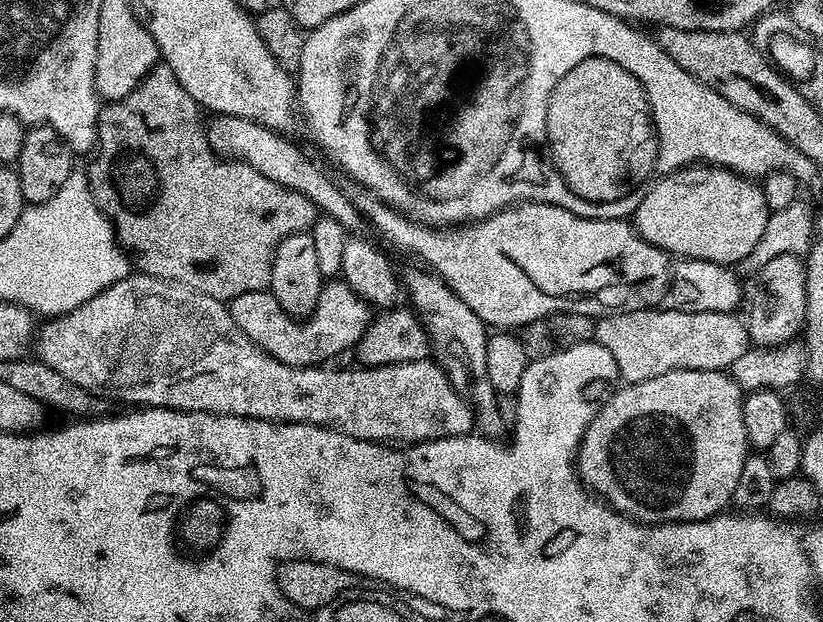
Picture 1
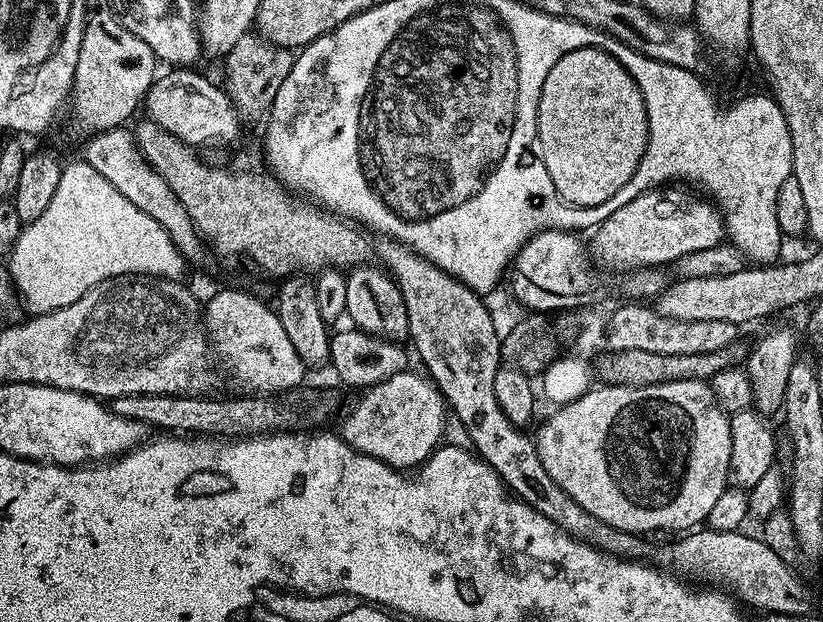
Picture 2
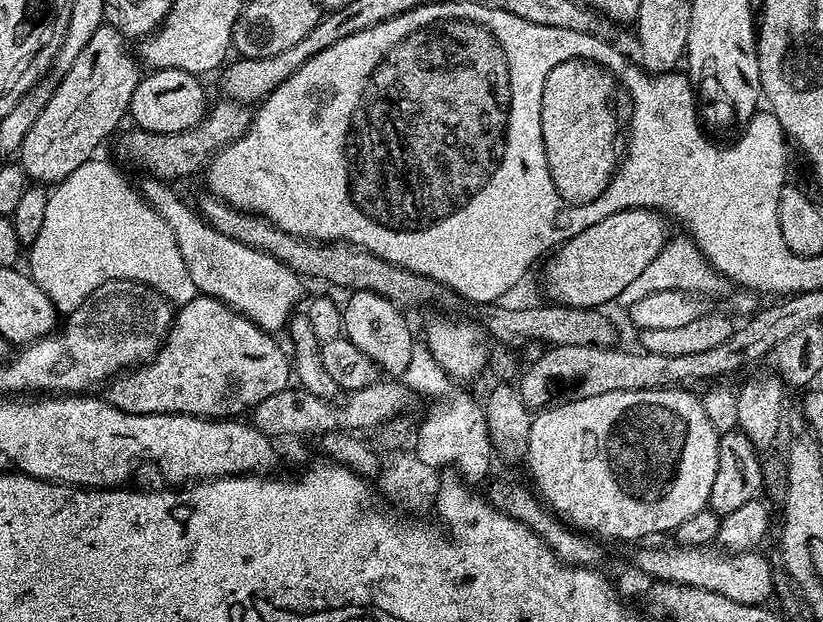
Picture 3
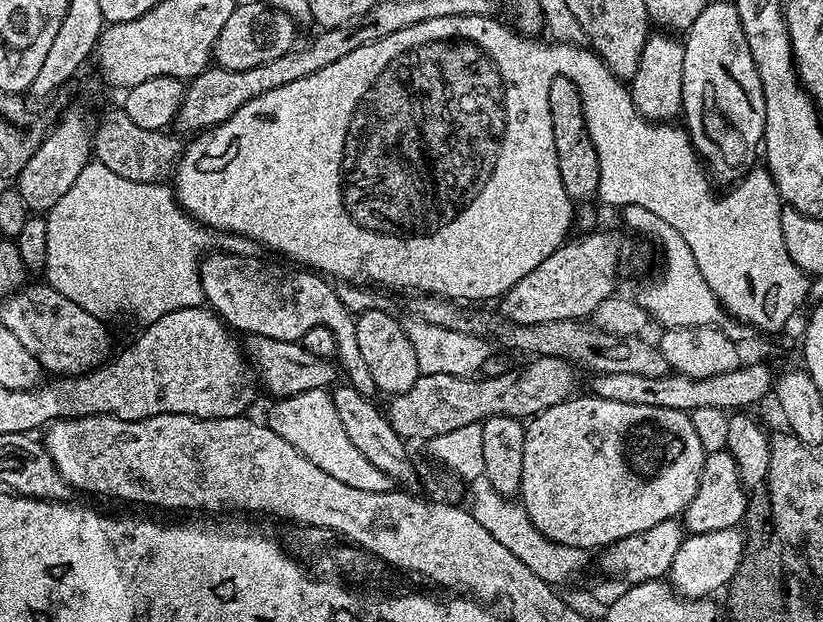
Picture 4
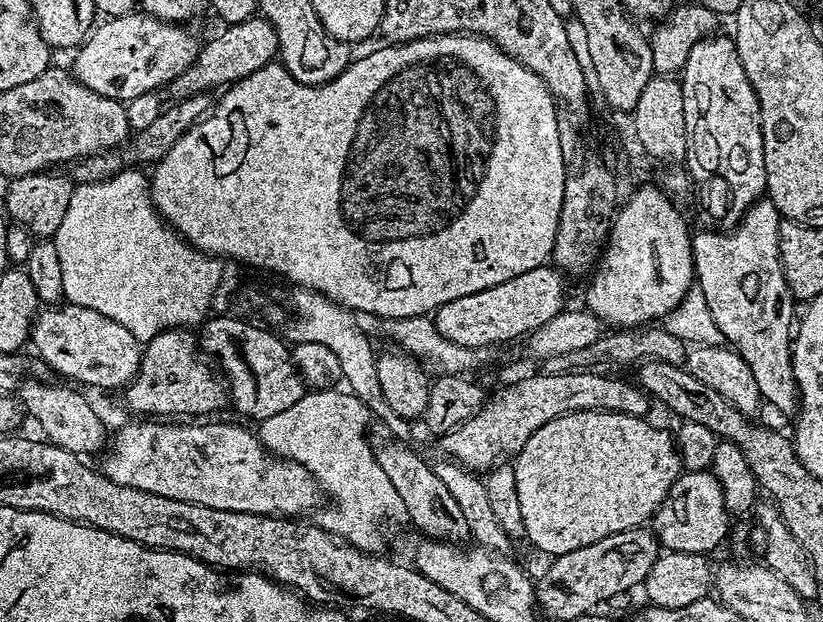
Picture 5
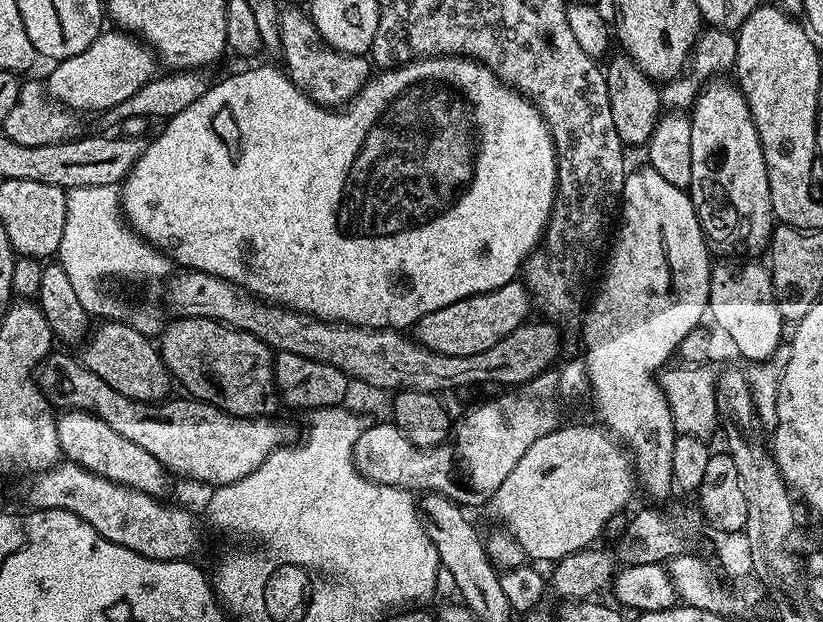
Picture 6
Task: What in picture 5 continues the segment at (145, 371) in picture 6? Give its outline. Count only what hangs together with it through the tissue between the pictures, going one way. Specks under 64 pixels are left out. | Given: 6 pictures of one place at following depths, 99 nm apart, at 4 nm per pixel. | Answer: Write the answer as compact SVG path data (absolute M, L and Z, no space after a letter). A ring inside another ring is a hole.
M67 302L37 311L30 344L36 347L33 348L35 355L47 362L59 377L66 376L70 379L67 381L77 385L117 390L123 389L135 378L142 351L141 341L136 340L126 326L110 322L110 318L106 318L106 314L98 314L98 310L86 310L86 306Z

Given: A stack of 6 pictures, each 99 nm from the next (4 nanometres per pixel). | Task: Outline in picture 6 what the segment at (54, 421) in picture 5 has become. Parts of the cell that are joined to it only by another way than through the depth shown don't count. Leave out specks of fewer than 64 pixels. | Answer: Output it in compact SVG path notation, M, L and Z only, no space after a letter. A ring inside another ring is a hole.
M64 410L56 417L56 429L58 430L58 445L61 447L60 455L67 463L82 466L110 482L125 484L142 494L150 494L157 498L165 495L163 492L167 490L168 479L170 479L168 469L160 465L158 458L154 458L154 454L146 454L146 450L142 450L142 446L130 442L130 438L122 438L122 434L118 434L118 430L106 426L106 422L102 422L102 418L89 412Z

